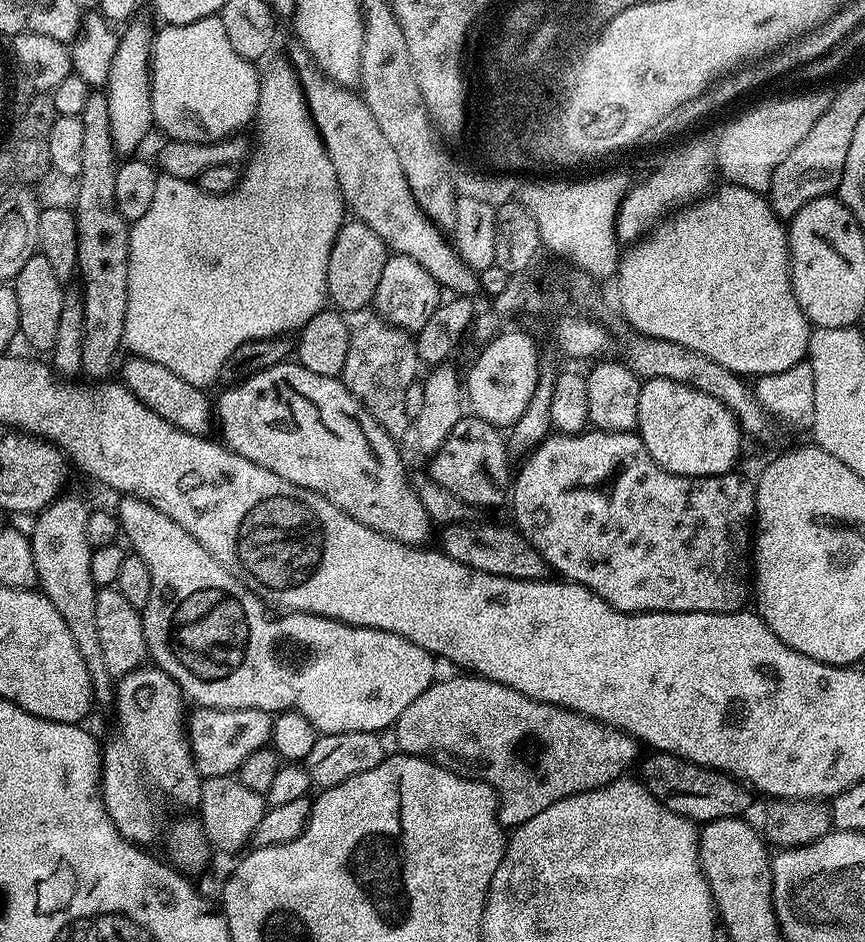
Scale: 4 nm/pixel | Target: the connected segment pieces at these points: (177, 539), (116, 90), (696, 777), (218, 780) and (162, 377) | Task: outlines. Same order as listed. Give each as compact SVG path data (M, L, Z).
M124 496L121 501L120 508L115 509L115 514L116 519L120 522L123 539L125 541L128 539L132 543L131 551L135 555L141 556L146 562L146 566L150 566L150 602L146 602L146 606L142 609L148 656L156 659L153 660L155 667L170 674L170 678L174 678L174 682L180 687L180 691L184 693L185 697L191 703L193 700L193 705L201 708L257 708L273 714L291 710L302 713L320 734L338 734L339 732L380 734L383 733L383 728L391 729L395 725L396 719L402 714L402 710L406 710L406 706L410 706L410 702L414 702L414 698L418 698L418 694L422 694L422 690L429 688L437 679L437 657L422 646L418 646L398 634L381 628L359 628L353 624L344 624L341 620L331 620L309 612L285 611L283 614L277 614L270 610L269 605L256 593L250 591L242 581L234 578L234 574L230 574L230 570L223 568L190 533L182 530L182 526L178 526L178 522L174 522L174 518L166 518L166 514L162 514L162 510L150 506L150 502L140 500L136 496Z
M131 21L125 25L126 30L121 31L118 50L115 51L114 62L111 63L108 83L104 93L107 105L110 106L111 137L114 138L116 151L119 155L130 156L146 138L149 130L153 129L152 118L152 85L151 85L151 58L154 30L146 22Z
M652 750L647 754L648 757L645 755L639 761L638 779L650 794L654 794L654 798L658 798L658 802L674 810L674 814L687 816L693 822L721 820L731 816L740 818L745 815L744 811L748 808L749 789L741 781L727 776L725 772L703 768L701 764L684 760L681 756L675 756L669 752Z
M235 775L210 776L200 785L198 819L200 825L204 827L204 835L207 836L209 845L217 853L236 854L247 849L254 830L258 830L258 822L262 822L265 811L265 793L250 790L250 786L242 786L242 782Z
M129 355L127 359L119 379L128 387L130 394L138 398L138 402L150 406L150 410L154 410L158 418L166 418L170 426L174 426L177 430L186 430L186 434L208 436L211 428L213 431L214 404L210 396L208 400L209 393L205 389L186 382L186 378L178 378L178 374L166 370L166 366L158 362L150 362L150 358Z

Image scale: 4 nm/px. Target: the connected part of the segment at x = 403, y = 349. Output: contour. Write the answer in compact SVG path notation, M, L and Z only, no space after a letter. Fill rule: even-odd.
M371 318L360 329L355 329L350 338L350 350L346 350L346 366L342 373L344 385L358 398L358 402L370 415L388 431L393 438L401 438L410 432L410 417L406 414L406 390L417 383L416 367L421 367L421 360L416 353L417 341L409 333L393 324L385 324L379 318Z

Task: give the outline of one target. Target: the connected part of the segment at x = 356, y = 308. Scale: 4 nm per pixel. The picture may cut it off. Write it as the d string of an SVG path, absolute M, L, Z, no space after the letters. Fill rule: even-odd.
M355 218L341 224L330 250L330 262L326 270L329 301L344 314L360 312L367 304L369 307L375 301L378 282L389 255L390 249L382 242L382 238L378 238L378 234L374 234L374 230L370 230L370 226Z

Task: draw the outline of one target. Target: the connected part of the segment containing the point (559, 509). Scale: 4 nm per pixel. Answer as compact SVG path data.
M585 430L575 434L549 434L540 444L536 445L531 452L523 457L524 465L520 473L515 473L510 484L510 505L512 504L512 516L516 531L521 532L532 543L534 550L542 554L542 558L548 564L549 569L557 577L565 581L581 584L583 588L589 588L596 596L601 596L611 608L619 612L739 612L745 607L744 599L750 596L750 549L754 544L754 517L756 515L756 490L751 479L739 476L739 471L723 472L721 476L679 476L673 472L667 472L662 466L658 466L650 458L642 438L635 432L602 432L599 430Z

